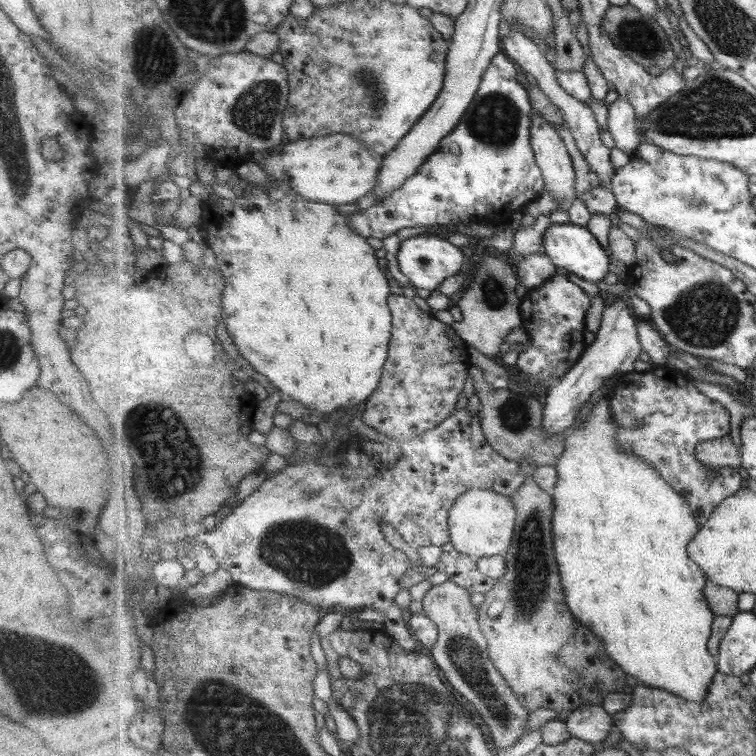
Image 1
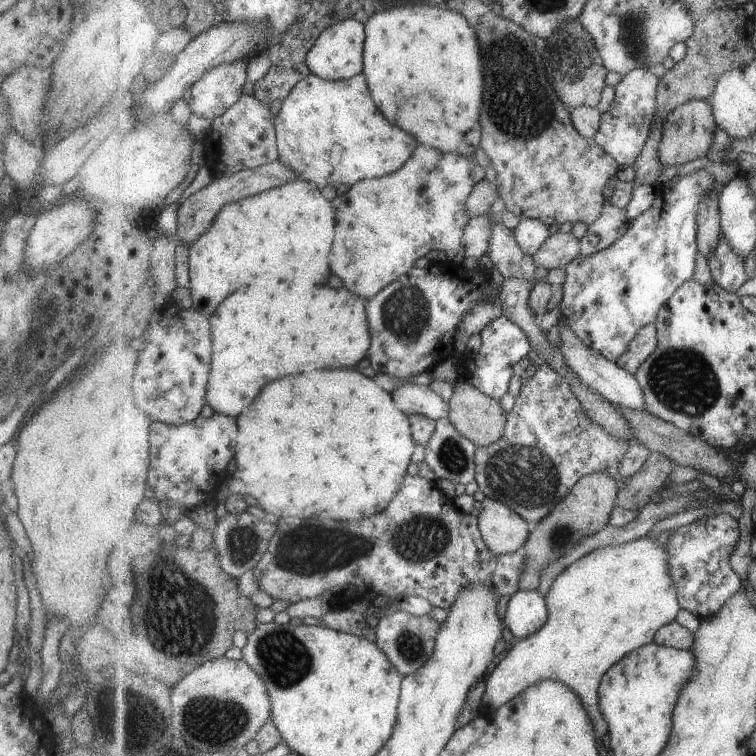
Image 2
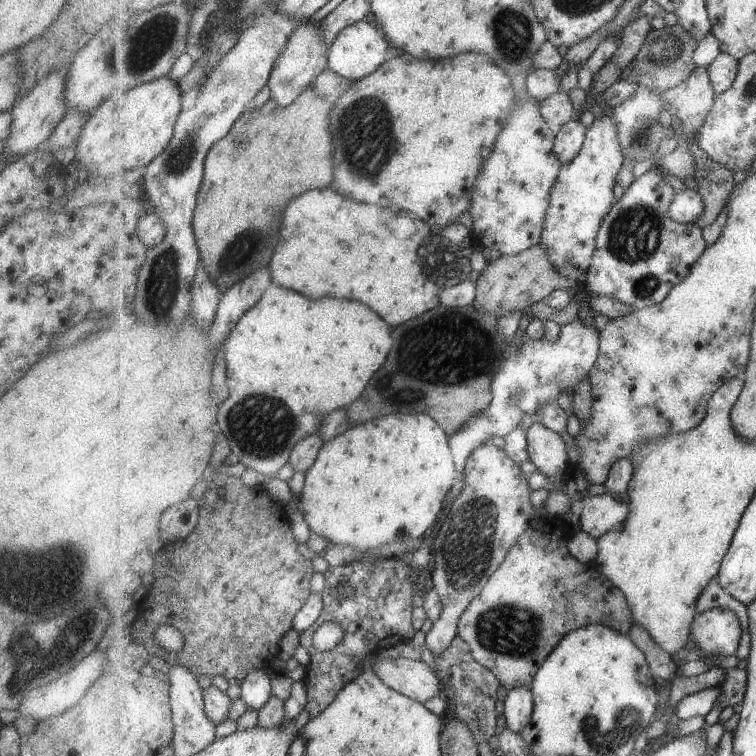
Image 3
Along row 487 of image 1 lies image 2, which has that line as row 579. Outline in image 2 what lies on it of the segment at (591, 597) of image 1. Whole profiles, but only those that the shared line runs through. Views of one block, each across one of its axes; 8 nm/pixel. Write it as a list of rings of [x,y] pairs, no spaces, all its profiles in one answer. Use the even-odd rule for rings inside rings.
[[[642,537],[618,546],[609,546],[587,554],[578,562],[567,566],[553,582],[549,594],[548,608],[550,615],[547,624],[533,636],[519,639],[507,654],[492,670],[486,682],[486,690],[481,699],[482,706],[497,710],[527,688],[543,680],[565,682],[587,708],[595,732],[597,732],[598,750],[605,754],[608,748],[604,745],[609,736],[607,720],[599,710],[599,686],[613,664],[617,664],[625,654],[654,643],[658,631],[675,621],[681,612],[674,581],[668,576],[668,559],[665,544],[657,546],[654,538]]]

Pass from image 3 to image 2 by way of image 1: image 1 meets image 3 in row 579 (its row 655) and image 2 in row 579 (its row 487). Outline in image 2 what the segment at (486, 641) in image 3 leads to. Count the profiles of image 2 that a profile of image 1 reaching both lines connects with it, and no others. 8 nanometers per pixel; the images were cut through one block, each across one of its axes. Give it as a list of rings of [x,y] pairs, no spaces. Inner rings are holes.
[[[594,471],[583,476],[572,492],[555,506],[549,516],[540,520],[529,534],[529,540],[523,546],[527,556],[527,568],[521,574],[519,590],[540,590],[541,572],[551,562],[559,560],[583,538],[602,530],[617,507],[619,492],[619,478],[611,477],[609,473]]]

